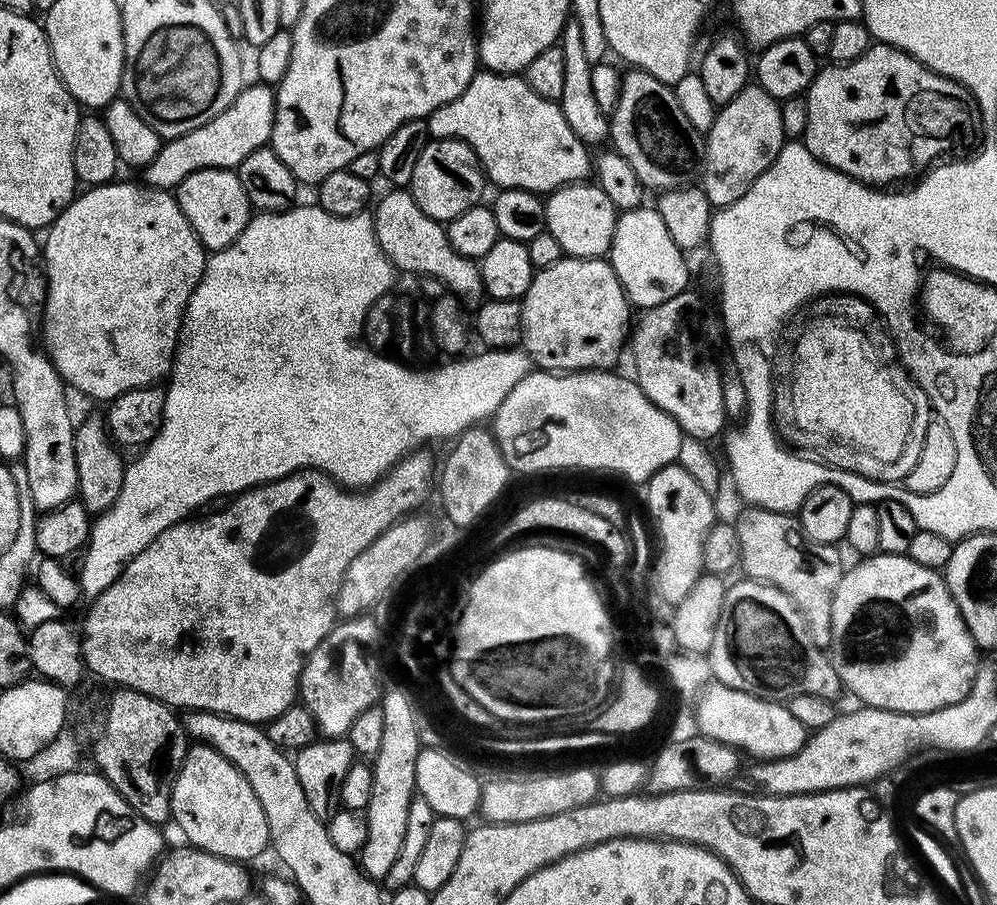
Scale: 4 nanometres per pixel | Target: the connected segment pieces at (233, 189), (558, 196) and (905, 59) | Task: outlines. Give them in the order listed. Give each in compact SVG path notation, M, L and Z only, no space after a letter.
M207 168L190 174L190 178L183 180L180 187L175 189L174 195L194 234L209 253L233 244L254 212L246 198L246 190L242 190L239 175L227 168Z
M595 182L565 184L555 192L547 193L544 200L544 226L562 246L564 256L581 260L607 257L608 247L614 238L618 209Z
M876 42L868 47L866 54L854 58L854 62L827 67L817 71L806 93L808 117L802 143L814 158L861 184L892 186L895 180L911 181L929 171L934 162L959 153L956 151L972 132L972 119L977 119L978 112L969 92L958 82L930 70L901 48Z

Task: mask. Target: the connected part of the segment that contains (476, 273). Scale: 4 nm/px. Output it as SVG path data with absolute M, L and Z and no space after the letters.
M388 190L378 200L375 201L376 212L371 213L374 234L378 238L378 246L386 254L393 269L413 268L421 277L433 276L445 284L449 293L465 301L479 301L485 295L479 263L458 254L458 250L450 246L447 227L441 221L427 216L418 206L418 202L414 202L411 191Z

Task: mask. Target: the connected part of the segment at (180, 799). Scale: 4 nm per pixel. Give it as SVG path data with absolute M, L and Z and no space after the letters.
M193 743L172 780L172 815L184 831L189 845L215 856L249 862L269 847L268 823L258 802L258 794L243 774L218 750L208 744Z

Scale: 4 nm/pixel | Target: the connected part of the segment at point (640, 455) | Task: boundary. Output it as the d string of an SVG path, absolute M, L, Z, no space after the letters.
M533 370L526 378L522 378L522 382L518 382L518 386L514 386L514 390L510 390L510 394L506 394L502 406L498 406L496 415L491 417L490 431L495 436L496 445L500 448L509 469L516 471L517 468L520 472L548 472L551 468L601 468L604 472L617 472L618 475L625 476L626 479L640 485L647 482L655 472L662 470L666 465L679 461L680 447L685 439L678 422L674 422L670 414L658 410L658 406L654 406L654 402L646 398L646 394L635 379L628 377L627 380L626 377L619 376L616 370L585 370L567 374L557 374L551 370Z

